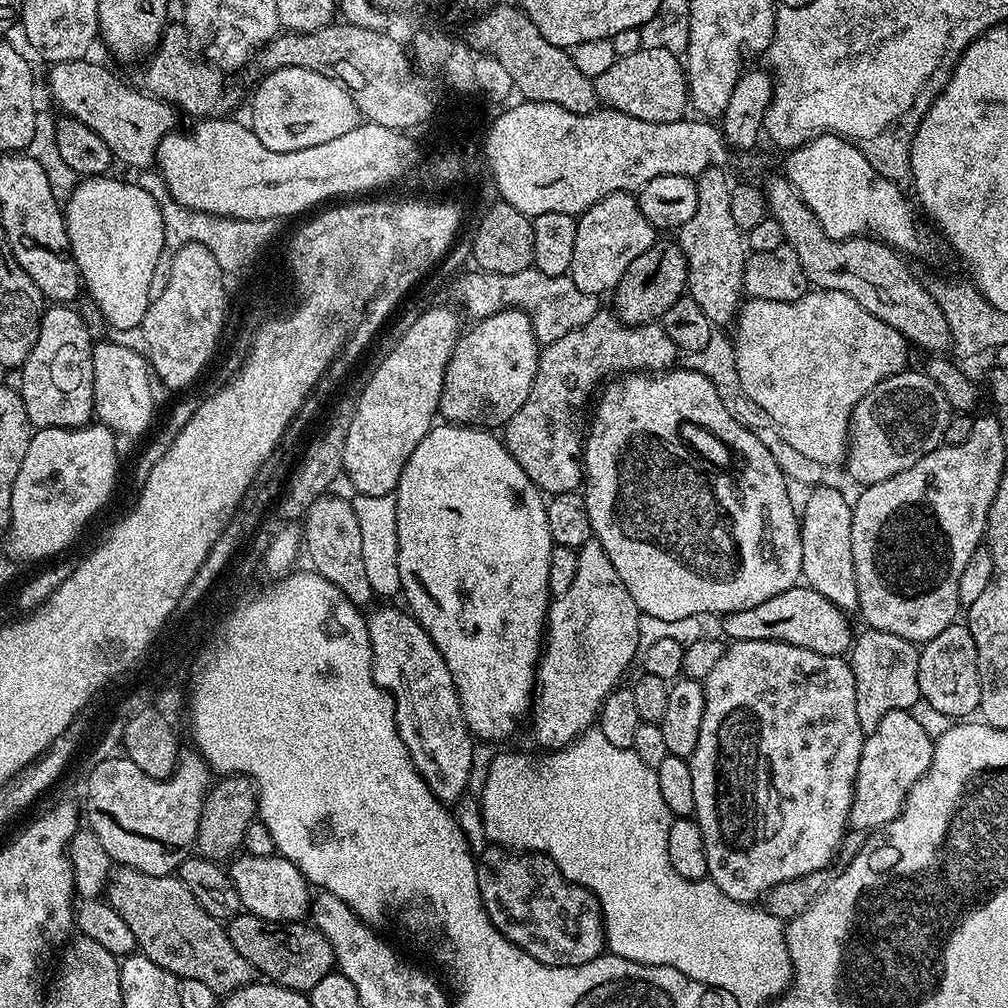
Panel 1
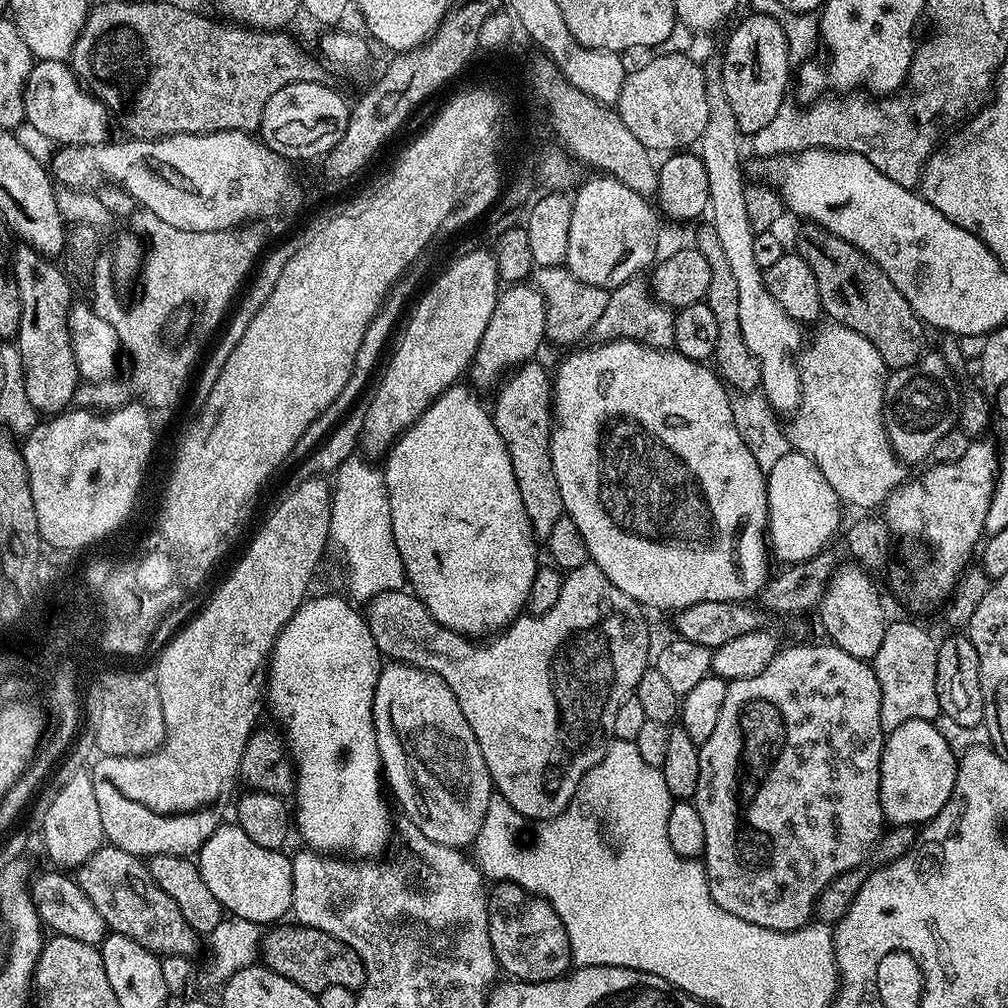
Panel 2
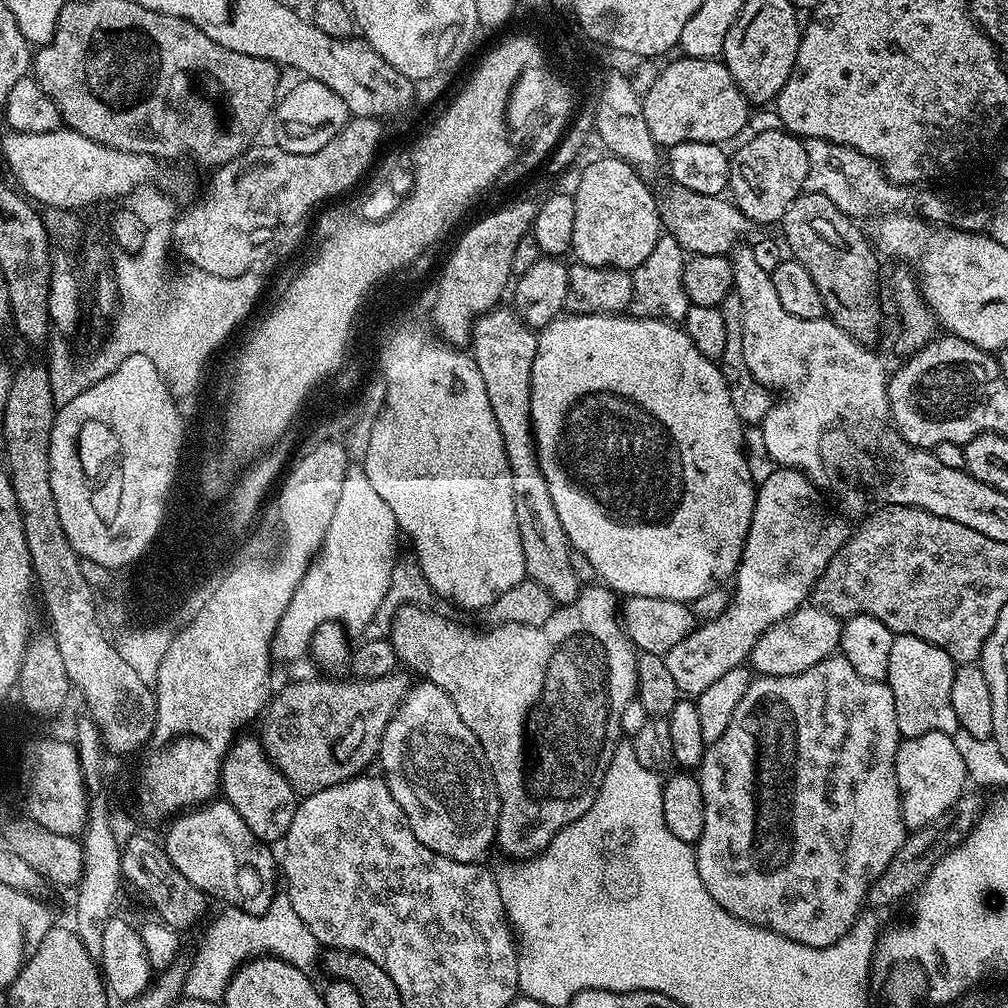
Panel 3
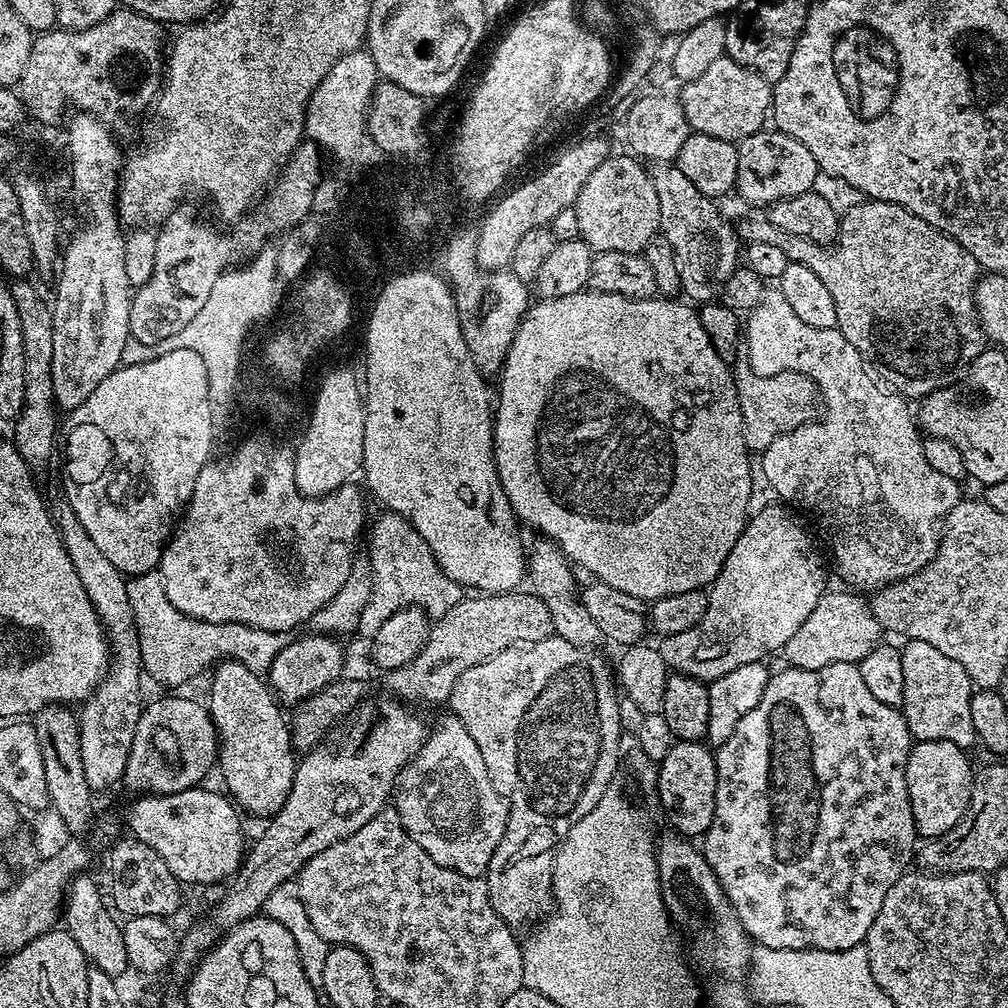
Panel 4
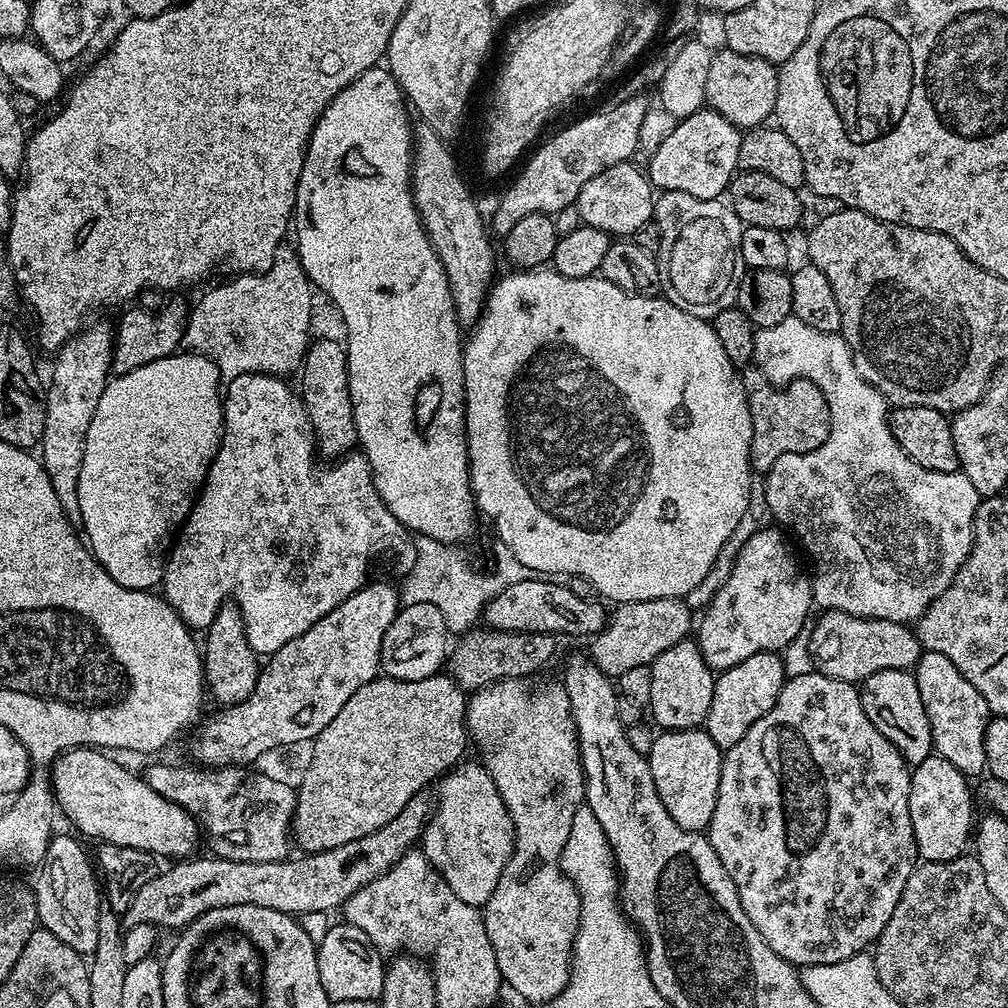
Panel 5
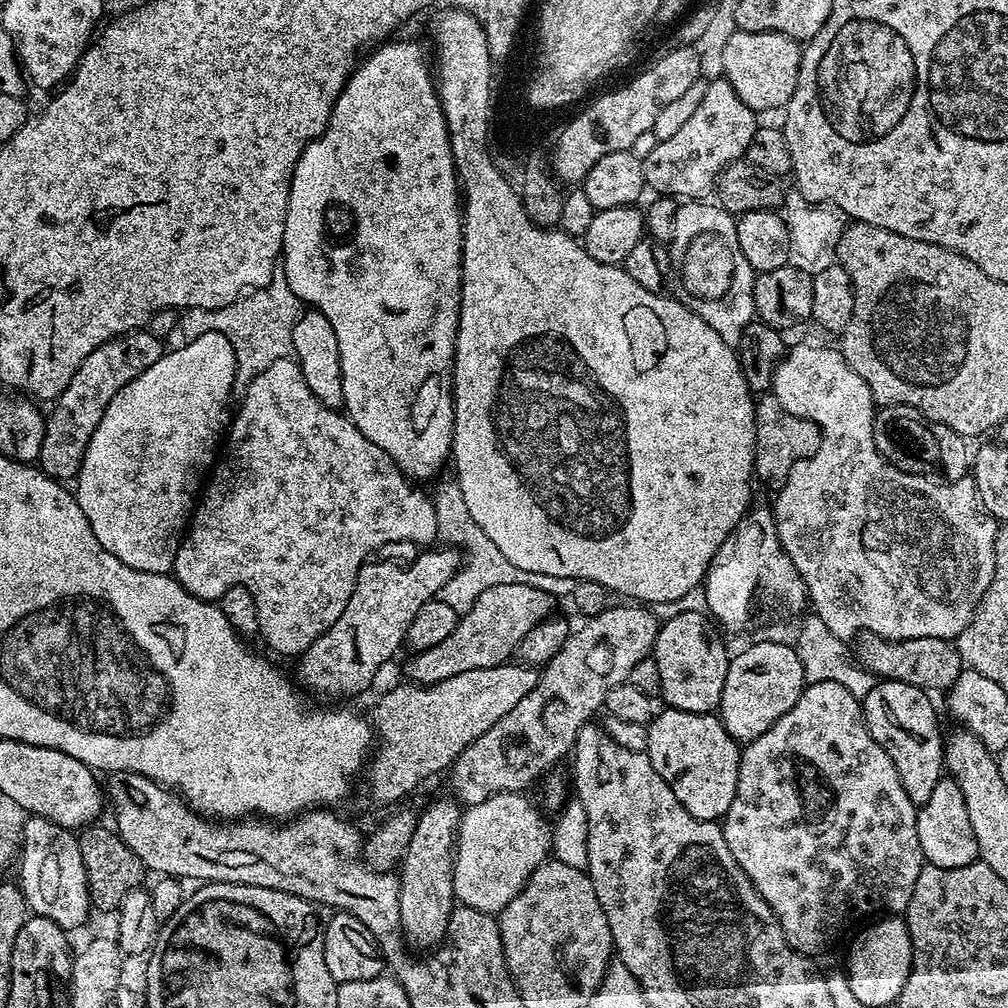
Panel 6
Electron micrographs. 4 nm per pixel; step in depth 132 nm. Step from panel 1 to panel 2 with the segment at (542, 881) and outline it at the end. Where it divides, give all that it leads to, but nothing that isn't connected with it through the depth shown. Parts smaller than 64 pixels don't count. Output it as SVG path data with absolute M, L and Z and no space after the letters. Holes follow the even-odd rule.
M500 882L489 891L488 894L488 933L490 934L490 946L494 946L494 954L496 955L496 963L501 973L509 972L511 979L516 982L526 984L544 984L548 980L559 980L573 967L572 951L570 950L570 938L566 938L566 928L562 926L562 918L558 918L558 914L554 914L554 906L550 906L550 902L546 902L540 896L527 892L522 886L517 884L509 884Z

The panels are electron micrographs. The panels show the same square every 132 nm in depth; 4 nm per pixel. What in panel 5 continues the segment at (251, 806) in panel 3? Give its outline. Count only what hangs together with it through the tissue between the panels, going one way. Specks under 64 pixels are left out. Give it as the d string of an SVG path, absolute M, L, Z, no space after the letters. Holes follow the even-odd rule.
M232 604L221 607L214 622L206 629L206 636L208 641L202 644L202 659L211 699L213 696L220 706L235 706L248 700L256 689L262 671L262 660L246 638L239 608Z

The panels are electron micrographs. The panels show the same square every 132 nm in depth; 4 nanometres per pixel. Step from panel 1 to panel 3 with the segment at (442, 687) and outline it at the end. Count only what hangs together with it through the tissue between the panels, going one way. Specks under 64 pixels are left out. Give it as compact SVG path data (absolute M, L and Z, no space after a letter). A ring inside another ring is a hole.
M416 683L409 687L406 698L386 726L386 734L382 734L378 764L384 767L384 781L388 783L394 802L402 806L402 814L406 814L410 822L414 838L418 838L422 846L430 846L434 854L442 854L454 862L475 864L485 859L484 851L491 844L493 846L497 839L500 795L482 746L474 730L470 730L470 726L458 718L458 710L454 707L454 702L450 702L450 694L446 694L446 690L437 684Z

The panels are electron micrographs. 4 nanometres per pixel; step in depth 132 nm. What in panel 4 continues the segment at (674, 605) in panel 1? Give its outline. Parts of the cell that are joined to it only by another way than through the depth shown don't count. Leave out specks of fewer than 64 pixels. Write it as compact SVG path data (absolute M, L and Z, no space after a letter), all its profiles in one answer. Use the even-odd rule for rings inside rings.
M595 290L575 292L574 294L566 294L562 298L550 298L549 300L540 298L537 301L537 304L535 301L529 307L527 314L524 316L524 321L518 326L518 330L514 334L514 342L506 354L506 362L503 368L501 368L498 377L500 393L495 393L494 396L492 449L496 455L496 469L498 470L500 485L510 502L512 512L516 515L517 521L523 522L525 525L528 523L530 527L537 528L540 531L539 535L541 537L554 541L563 550L565 556L568 557L572 564L581 564L588 567L589 570L594 570L599 583L614 586L618 590L622 590L631 596L637 596L639 600L645 602L660 600L662 597L669 596L670 594L682 594L686 590L703 589L705 586L711 585L712 581L716 579L716 576L722 570L722 566L726 562L730 550L734 550L734 542L738 542L738 538L744 533L744 525L750 519L748 503L752 500L754 489L750 482L750 453L742 434L742 414L738 406L738 394L734 386L732 369L729 361L724 360L718 354L718 350L714 350L710 338L706 338L706 330L702 330L699 311L691 303L683 302L684 304L679 304L676 298L635 300L634 298L626 298L622 294L597 292Z

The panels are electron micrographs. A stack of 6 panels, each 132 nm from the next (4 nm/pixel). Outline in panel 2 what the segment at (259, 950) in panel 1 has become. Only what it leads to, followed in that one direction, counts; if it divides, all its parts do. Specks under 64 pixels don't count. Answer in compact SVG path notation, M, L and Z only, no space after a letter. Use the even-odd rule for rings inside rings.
M299 922L288 923L273 927L269 931L273 932L263 937L263 967L282 974L282 978L290 978L290 982L313 994L326 990L326 986L346 986L353 990L363 988L364 979L368 976L364 963L355 950L346 946L346 942L334 938L334 934L326 934L326 930L311 928Z

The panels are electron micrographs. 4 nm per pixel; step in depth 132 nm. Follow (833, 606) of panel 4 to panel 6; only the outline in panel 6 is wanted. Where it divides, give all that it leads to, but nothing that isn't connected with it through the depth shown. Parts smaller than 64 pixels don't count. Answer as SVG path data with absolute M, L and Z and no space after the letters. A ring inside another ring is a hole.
M862 632L855 637L854 660L877 678L910 682L925 690L951 688L962 671L962 661L955 643L942 638L910 638L909 640L886 640L876 634Z

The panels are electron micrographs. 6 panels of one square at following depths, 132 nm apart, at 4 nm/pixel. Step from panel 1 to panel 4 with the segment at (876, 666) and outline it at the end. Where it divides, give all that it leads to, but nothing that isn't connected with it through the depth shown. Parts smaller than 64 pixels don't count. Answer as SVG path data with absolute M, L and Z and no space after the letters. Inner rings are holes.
M909 640L900 648L902 658L902 713L913 741L945 740L965 750L977 743L974 721L970 718L972 679L954 658L946 658L935 646Z

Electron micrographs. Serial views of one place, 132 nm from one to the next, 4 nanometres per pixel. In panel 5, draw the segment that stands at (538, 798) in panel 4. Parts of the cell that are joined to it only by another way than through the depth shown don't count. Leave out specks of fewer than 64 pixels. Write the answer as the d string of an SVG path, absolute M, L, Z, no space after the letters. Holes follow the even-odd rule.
M505 678L494 680L473 691L466 700L466 727L468 735L484 751L482 763L490 778L494 778L494 786L498 786L498 794L506 806L506 810L512 819L514 839L512 842L512 856L506 862L502 874L498 878L498 886L492 891L488 903L483 905L484 925L486 932L490 934L490 940L494 946L494 952L498 958L500 974L505 985L508 984L524 1000L532 1004L543 1005L563 990L568 984L568 974L572 971L572 943L576 932L580 928L580 899L578 890L564 876L560 868L560 855L566 846L566 838L570 838L570 826L574 822L574 814L586 800L586 777L584 774L584 761L580 754L580 737L576 735L576 719L572 716L572 703L568 697L568 689L563 683L548 684L535 692L532 689L533 681L528 678Z

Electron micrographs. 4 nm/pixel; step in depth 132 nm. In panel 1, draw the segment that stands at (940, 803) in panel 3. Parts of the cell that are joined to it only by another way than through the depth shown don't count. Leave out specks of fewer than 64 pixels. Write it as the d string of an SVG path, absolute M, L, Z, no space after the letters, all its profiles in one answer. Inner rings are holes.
M890 710L890 714L886 714L886 718L878 722L878 730L865 735L862 758L858 760L858 774L854 782L852 809L848 815L848 823L853 829L857 828L858 831L864 832L863 834L868 834L886 827L890 822L894 822L894 818L900 816L910 790L928 772L932 762L933 743L934 740L927 736L921 726L918 726L911 711L908 710Z

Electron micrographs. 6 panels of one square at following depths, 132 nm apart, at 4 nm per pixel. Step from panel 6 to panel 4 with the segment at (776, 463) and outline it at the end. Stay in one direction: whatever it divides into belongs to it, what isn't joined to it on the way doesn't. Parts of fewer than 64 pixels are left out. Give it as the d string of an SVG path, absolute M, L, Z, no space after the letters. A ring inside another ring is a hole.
M748 341L738 342L736 361L731 365L734 386L738 394L738 406L742 414L742 434L749 453L762 454L774 438L793 432L798 426L809 423L818 412L818 389L808 376L777 378L754 374L748 359Z

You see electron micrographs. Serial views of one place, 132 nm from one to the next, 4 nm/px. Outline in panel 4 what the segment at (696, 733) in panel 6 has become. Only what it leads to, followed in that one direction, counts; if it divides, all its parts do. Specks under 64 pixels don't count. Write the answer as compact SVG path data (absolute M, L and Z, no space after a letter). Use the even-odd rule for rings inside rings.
M700 742L673 743L670 754L659 761L654 785L660 791L660 804L675 831L685 838L700 838L707 832L714 818L716 805L716 758Z

